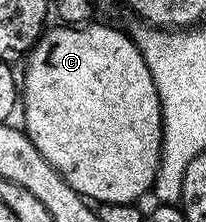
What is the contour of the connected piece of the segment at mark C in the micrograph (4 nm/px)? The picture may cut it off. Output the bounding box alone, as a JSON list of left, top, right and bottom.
[22,23,162,205]

